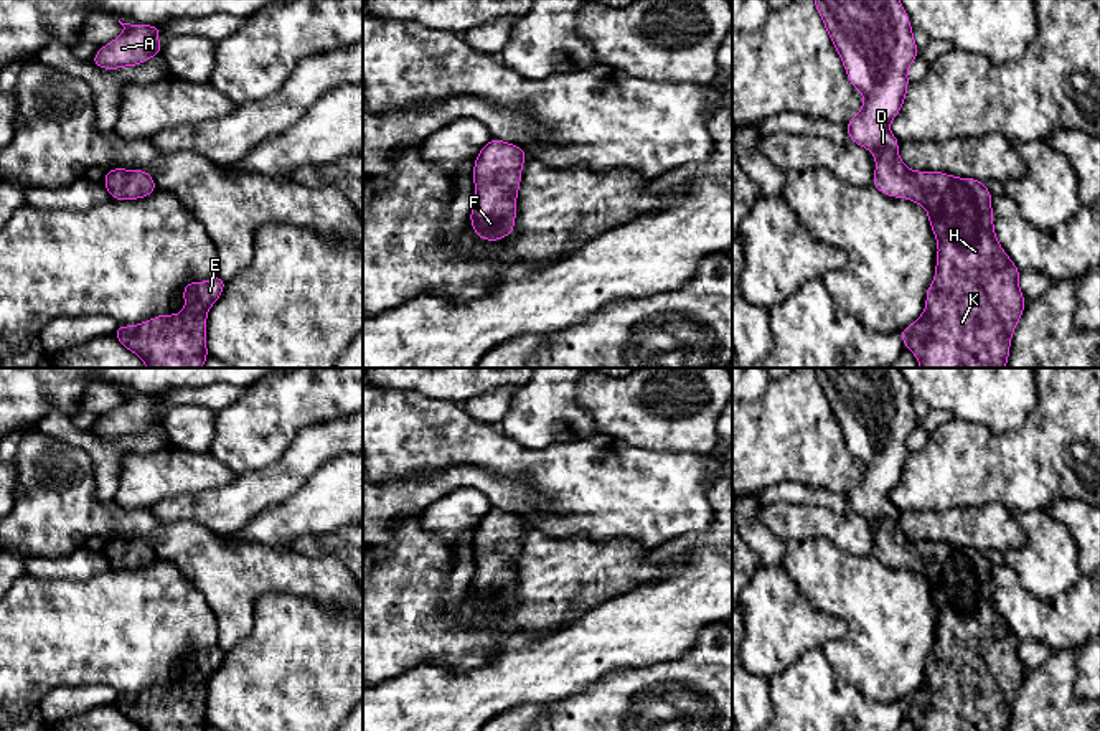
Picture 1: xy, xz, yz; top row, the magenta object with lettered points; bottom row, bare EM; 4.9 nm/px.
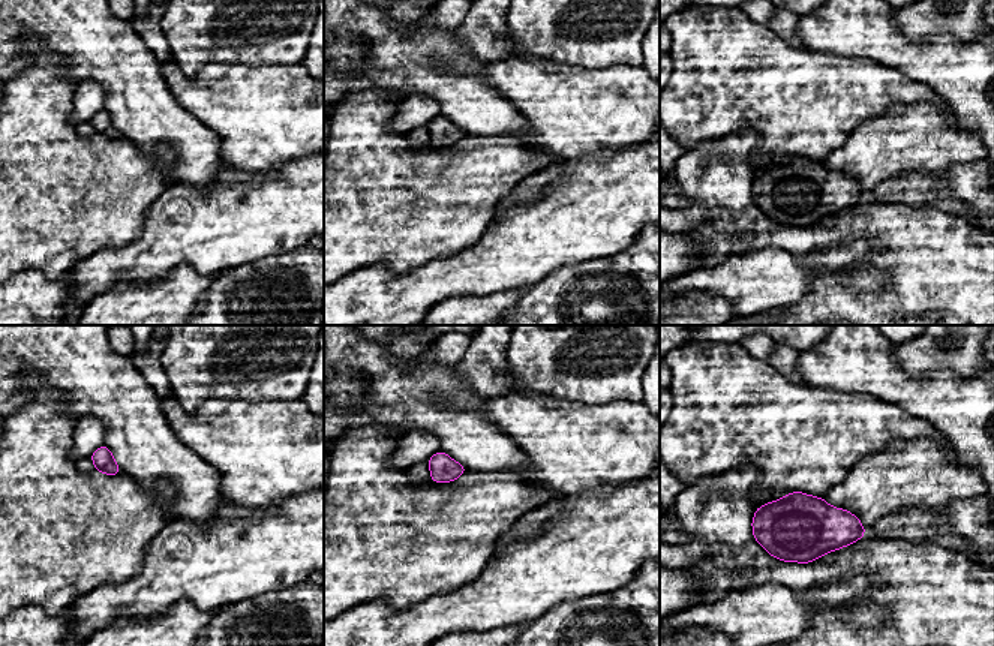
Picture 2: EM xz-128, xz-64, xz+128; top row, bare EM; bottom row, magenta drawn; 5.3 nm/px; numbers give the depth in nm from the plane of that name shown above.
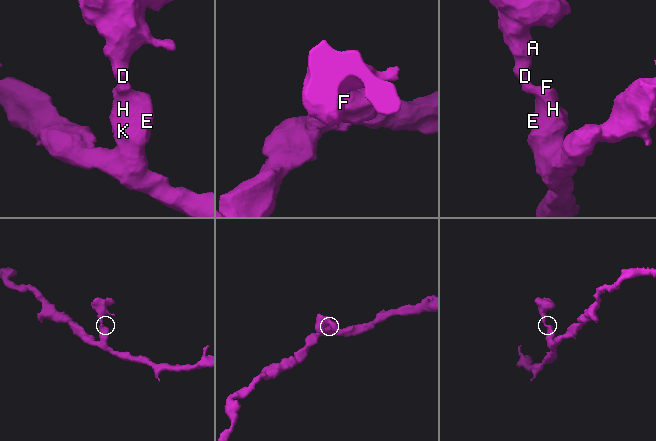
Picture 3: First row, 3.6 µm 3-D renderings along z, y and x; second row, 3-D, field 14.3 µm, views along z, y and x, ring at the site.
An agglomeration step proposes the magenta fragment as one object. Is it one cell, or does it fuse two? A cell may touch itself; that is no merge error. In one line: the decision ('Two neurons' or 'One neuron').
One neuron

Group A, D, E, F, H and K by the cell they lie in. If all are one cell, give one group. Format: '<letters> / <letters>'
A D E F H K

